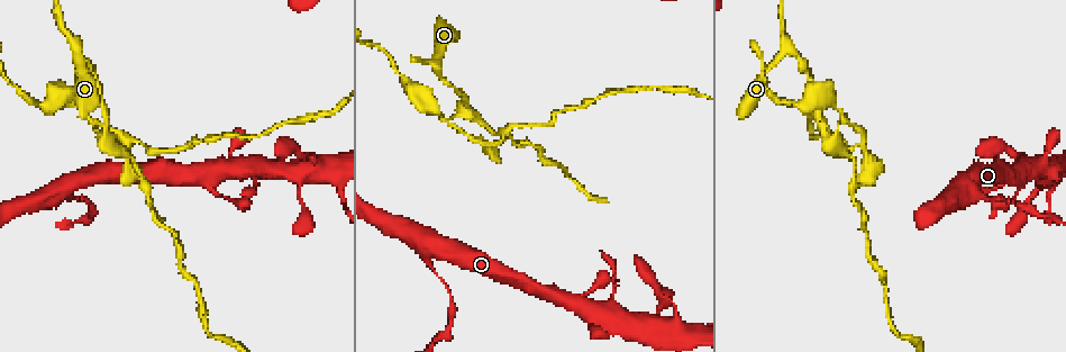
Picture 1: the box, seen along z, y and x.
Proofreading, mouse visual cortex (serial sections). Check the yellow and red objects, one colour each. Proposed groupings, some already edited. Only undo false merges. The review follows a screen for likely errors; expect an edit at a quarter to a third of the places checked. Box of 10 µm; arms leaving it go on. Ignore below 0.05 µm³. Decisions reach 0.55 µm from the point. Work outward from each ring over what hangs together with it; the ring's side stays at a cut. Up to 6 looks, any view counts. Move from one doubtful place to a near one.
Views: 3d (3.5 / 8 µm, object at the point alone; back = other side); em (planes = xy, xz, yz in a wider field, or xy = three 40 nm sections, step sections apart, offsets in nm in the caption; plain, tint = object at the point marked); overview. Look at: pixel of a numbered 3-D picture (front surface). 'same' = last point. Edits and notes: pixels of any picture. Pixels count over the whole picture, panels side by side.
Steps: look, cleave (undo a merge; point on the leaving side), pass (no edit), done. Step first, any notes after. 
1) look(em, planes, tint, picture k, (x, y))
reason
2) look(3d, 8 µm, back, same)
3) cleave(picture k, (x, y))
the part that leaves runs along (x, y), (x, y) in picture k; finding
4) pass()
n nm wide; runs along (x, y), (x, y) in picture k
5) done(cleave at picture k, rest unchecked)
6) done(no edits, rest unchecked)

look(3d, 3.5 µm, picture 1, (433, 247))
side arm on a straight run

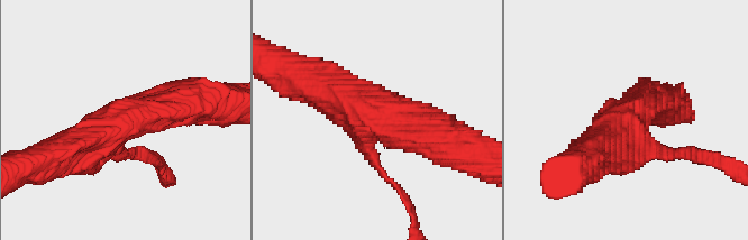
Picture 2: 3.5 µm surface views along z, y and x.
look(em, xy, step 3, tint, picture 2, (626, 121))

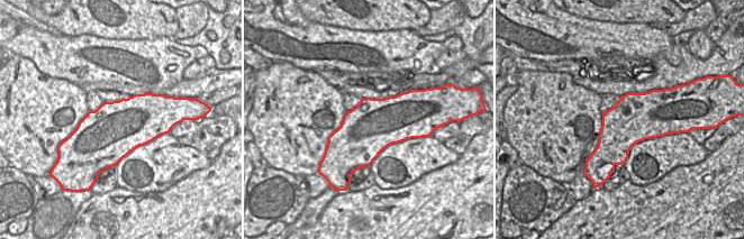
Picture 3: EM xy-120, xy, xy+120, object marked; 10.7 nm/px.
pass()
arms of 150, 450, 600 nm; all the same cell

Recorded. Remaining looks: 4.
look(3d, 8 µm, picture 1, (224, 197))
narrows sharply

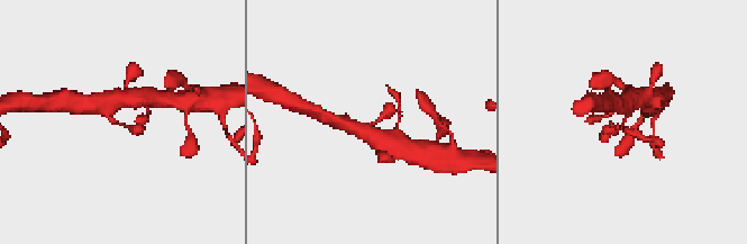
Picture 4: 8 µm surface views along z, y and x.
look(3d, 3.5 µm, same)

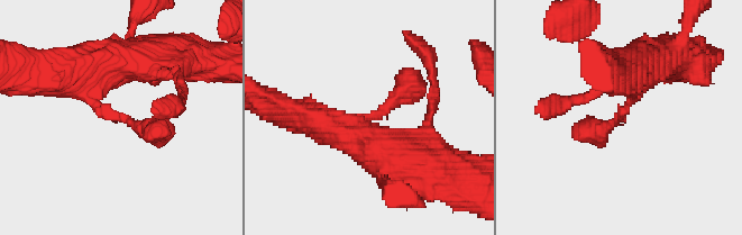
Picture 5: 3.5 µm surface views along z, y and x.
look(em, xy, step 5, tint, picture 5, (619, 114))

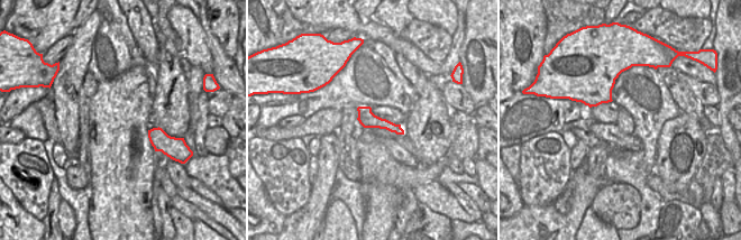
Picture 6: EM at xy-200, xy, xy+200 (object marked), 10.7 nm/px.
pass()
runs along (360, 109), (373, 121), (400, 131) in picture 6; continuous, no second cell

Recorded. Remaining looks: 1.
done(no edits, rest unchecked)

